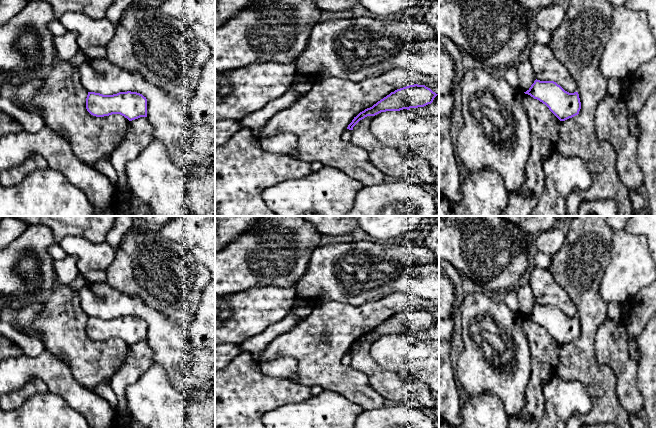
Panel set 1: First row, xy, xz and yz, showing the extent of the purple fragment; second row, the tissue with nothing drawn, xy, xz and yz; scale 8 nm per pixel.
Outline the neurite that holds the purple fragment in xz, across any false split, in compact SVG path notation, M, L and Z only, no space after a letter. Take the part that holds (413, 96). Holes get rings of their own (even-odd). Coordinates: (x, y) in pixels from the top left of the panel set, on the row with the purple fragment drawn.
M409 85L391 92L389 95L378 101L372 107L360 112L347 129L353 130L353 127L367 116L375 116L386 111L400 111L403 109L424 107L431 104L437 96L430 88L425 85Z

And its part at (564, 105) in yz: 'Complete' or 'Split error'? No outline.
Complete

